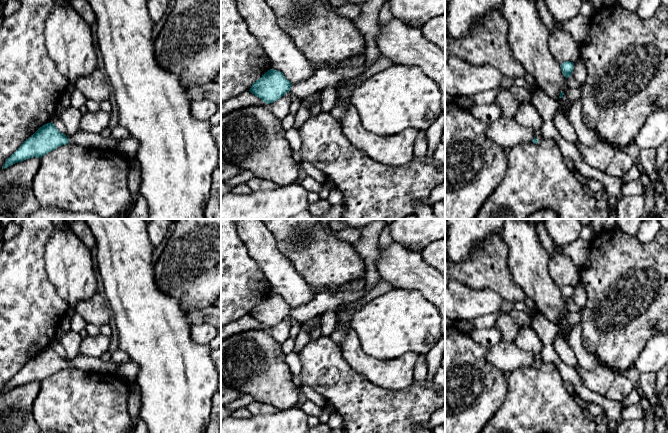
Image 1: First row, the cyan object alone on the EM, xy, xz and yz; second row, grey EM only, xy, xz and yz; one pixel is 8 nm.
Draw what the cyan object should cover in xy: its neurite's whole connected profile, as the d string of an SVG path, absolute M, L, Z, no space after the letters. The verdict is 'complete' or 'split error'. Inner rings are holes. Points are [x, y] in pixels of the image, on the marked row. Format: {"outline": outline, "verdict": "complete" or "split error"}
{"outline": "M50 122L40 127L30 138L26 139L23 144L6 159L2 169L33 157L41 158L57 147L68 143L109 151L115 151L118 147L117 140L111 136L105 138L100 134L93 134L82 130L78 130L73 135L66 136Z", "verdict": "split error"}

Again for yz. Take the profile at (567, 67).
{"outline": "M565 61L561 65L561 70L564 77L567 79L570 75L572 75L574 69L574 63L570 61Z", "verdict": "complete"}

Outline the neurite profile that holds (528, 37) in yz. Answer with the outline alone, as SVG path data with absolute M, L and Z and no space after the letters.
M503 0L500 12L508 25L508 43L515 59L531 74L546 95L553 98L560 109L568 107L568 81L560 64L553 58L549 49L550 33L542 22L535 0Z

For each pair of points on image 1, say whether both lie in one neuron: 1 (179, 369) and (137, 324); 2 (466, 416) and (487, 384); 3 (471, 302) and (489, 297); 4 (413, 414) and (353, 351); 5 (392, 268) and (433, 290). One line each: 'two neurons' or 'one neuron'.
1: one neuron
2: one neuron
3: one neuron
4: two neurons
5: one neuron

